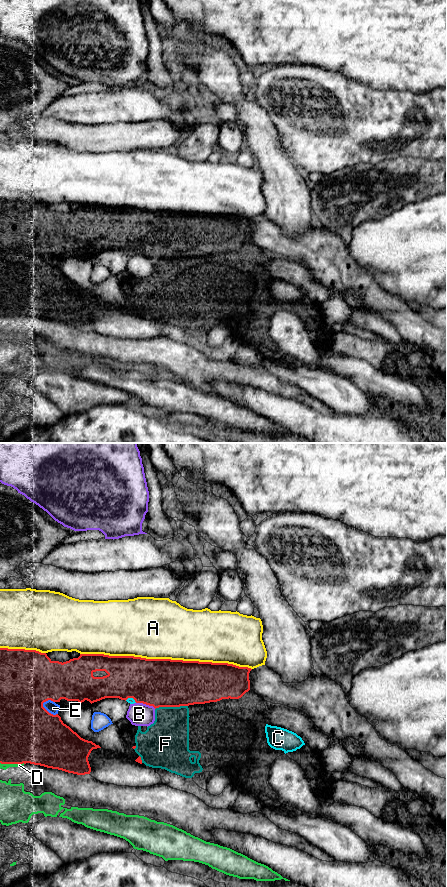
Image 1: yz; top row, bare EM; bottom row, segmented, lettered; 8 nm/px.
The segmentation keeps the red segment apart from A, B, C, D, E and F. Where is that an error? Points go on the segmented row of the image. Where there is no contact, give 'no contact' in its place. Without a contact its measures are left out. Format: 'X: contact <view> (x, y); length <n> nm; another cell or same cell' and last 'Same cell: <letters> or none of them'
A: contact yz (166, 659); length 1400 nm; another cell
B: contact yz (146, 704); length 170 nm; another cell
C: contact yz (131, 697); length 100 nm; another cell
D: contact yz (12, 763); length 200 nm; another cell
E: contact yz (48, 712); length 160 nm; another cell
F: contact yz (171, 706); length 260 nm; same cell
Same cell: F

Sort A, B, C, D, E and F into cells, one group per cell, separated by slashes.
A / B / C / D / E / F

